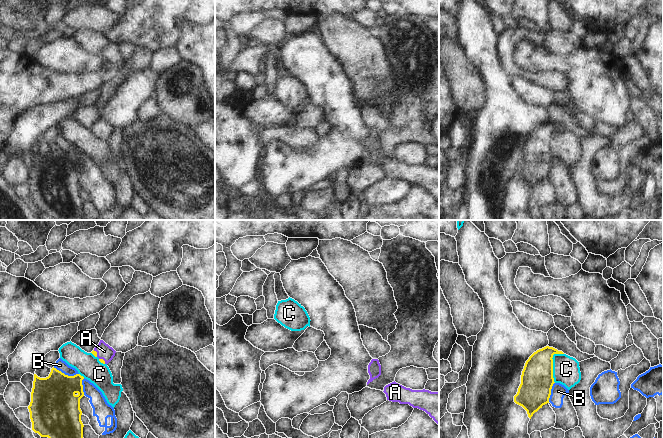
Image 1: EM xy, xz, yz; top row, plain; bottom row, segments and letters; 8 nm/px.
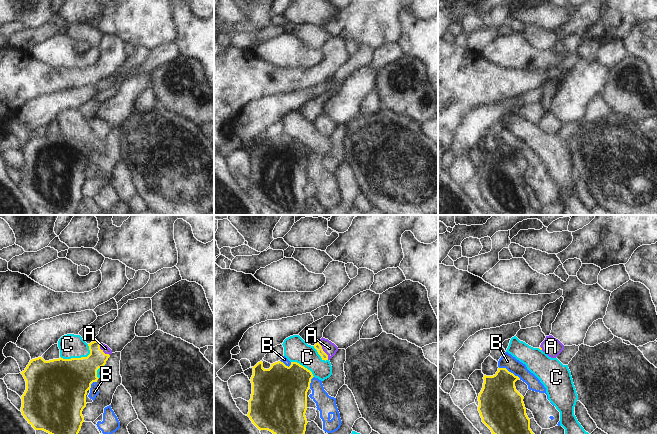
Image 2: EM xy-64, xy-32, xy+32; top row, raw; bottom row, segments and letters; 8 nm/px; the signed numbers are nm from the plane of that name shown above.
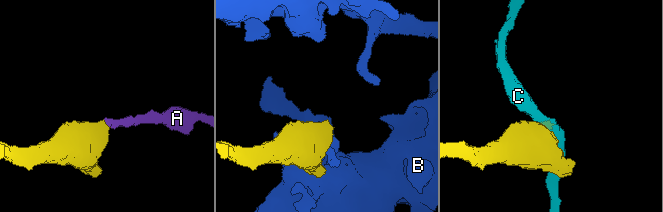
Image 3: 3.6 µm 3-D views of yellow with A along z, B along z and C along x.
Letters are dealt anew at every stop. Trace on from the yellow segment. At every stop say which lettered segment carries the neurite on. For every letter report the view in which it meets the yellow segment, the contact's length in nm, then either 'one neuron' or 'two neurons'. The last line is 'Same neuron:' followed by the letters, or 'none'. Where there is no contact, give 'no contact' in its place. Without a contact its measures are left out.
A: meets yellow in xy; contact 70 nm long; one neuron
B: meets yellow in xy; contact 220 nm long; two neurons
C: meets yellow in yz; contact 260 nm long; two neurons
Same neuron: A

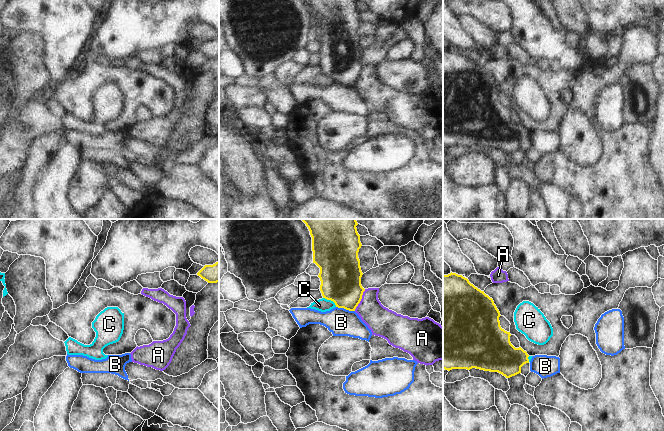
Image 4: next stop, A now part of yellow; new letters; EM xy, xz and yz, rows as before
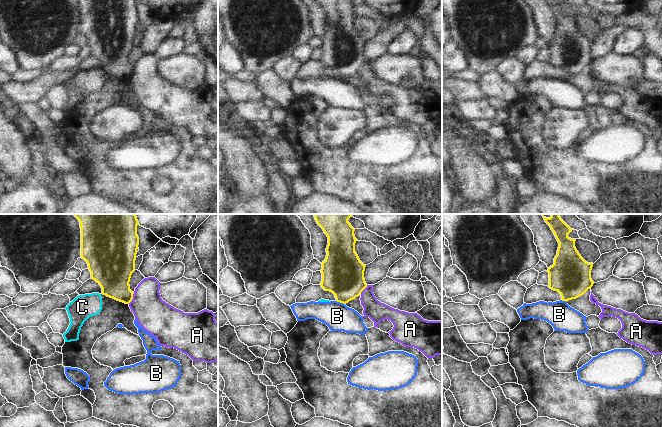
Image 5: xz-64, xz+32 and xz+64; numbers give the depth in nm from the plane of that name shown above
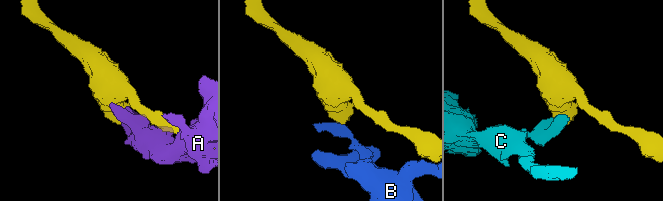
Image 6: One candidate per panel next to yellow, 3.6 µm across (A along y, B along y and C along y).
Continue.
A: meets yellow in xz; contact 200 nm long; two neurons
B: meets yellow in xz; contact 160 nm long; two neurons
C: meets yellow in xz; contact 130 nm long; two neurons
Same neuron: none

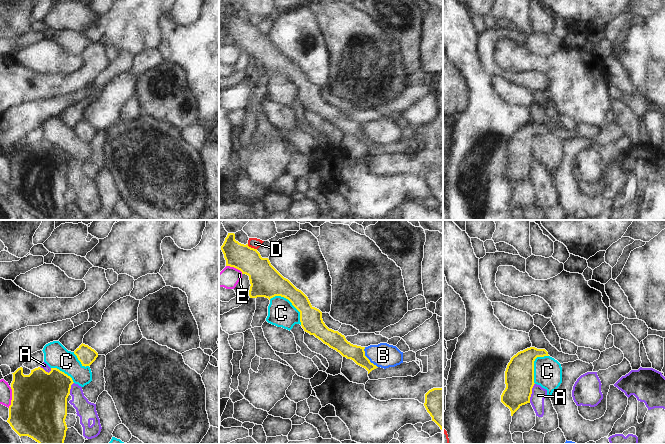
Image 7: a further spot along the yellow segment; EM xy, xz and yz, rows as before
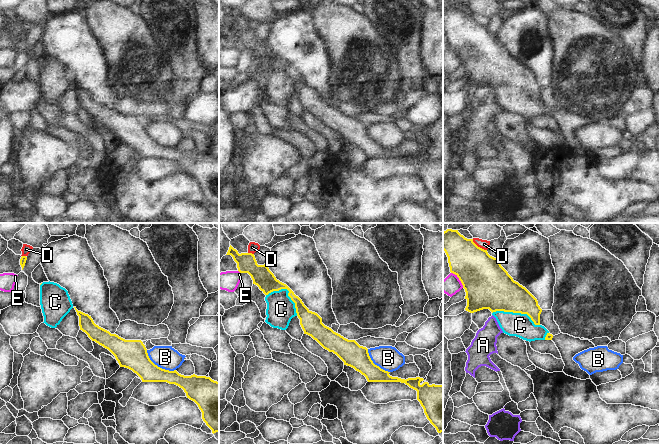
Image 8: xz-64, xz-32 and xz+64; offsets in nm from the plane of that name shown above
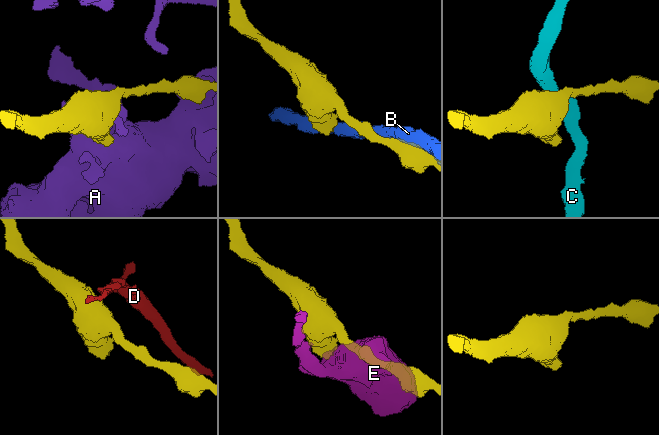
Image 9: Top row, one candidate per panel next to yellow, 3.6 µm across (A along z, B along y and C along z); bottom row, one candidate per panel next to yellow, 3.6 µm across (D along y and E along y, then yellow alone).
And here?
A: meets yellow in yz; contact 170 nm long; two neurons
B: meets yellow in xz; contact 200 nm long; two neurons
C: meets yellow in xz; contact 340 nm long; two neurons
D: meets yellow in xz; contact 90 nm long; two neurons
E: meets yellow in xy; contact 170 nm long; two neurons
Same neuron: none

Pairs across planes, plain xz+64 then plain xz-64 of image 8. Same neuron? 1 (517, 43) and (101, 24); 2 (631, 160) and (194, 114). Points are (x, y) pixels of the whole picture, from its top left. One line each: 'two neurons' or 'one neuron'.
1: two neurons
2: two neurons

